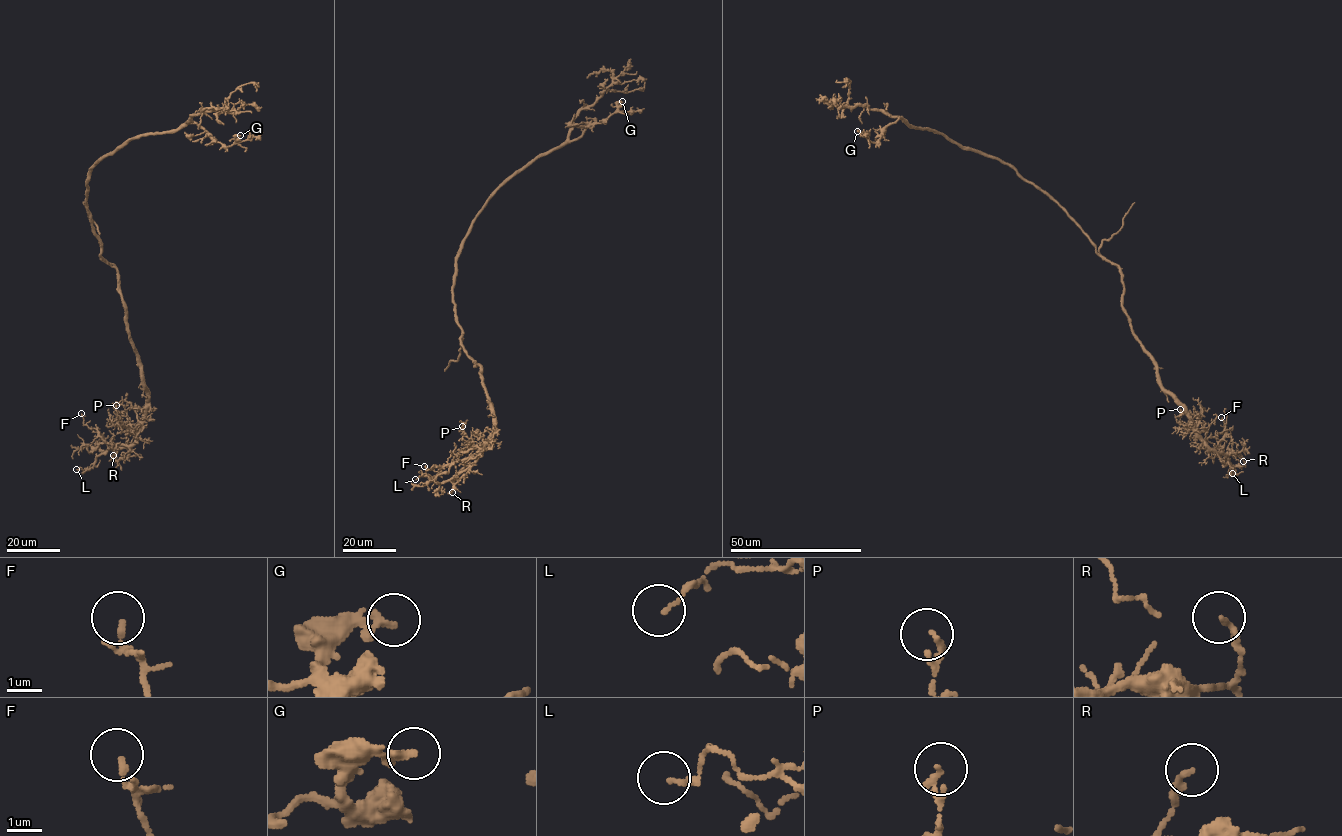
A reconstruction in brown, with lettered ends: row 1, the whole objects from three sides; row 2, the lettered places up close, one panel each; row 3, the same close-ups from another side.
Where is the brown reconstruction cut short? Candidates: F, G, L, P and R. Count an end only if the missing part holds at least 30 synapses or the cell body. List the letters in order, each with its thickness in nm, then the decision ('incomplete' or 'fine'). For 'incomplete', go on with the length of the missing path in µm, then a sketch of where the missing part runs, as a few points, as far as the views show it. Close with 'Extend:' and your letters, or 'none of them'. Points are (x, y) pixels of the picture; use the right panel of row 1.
F: 80 nm thick; fine
G: 240 nm thick; fine
L: 100 nm thick; fine
P: 120 nm thick; fine
R: 160 nm thick; fine
Extend: none of them

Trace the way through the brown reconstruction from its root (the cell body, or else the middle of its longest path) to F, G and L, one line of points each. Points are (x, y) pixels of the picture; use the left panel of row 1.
F: (92, 221), (100, 255), (117, 270), (146, 408), (140, 431), (129, 445), (106, 442), (83, 424), (81, 413)
G: (92, 221), (87, 175), (129, 140), (189, 123), (197, 123), (226, 146), (240, 135)
L: (92, 221), (100, 255), (117, 270), (146, 408), (132, 444), (114, 444), (91, 468), (76, 469)

